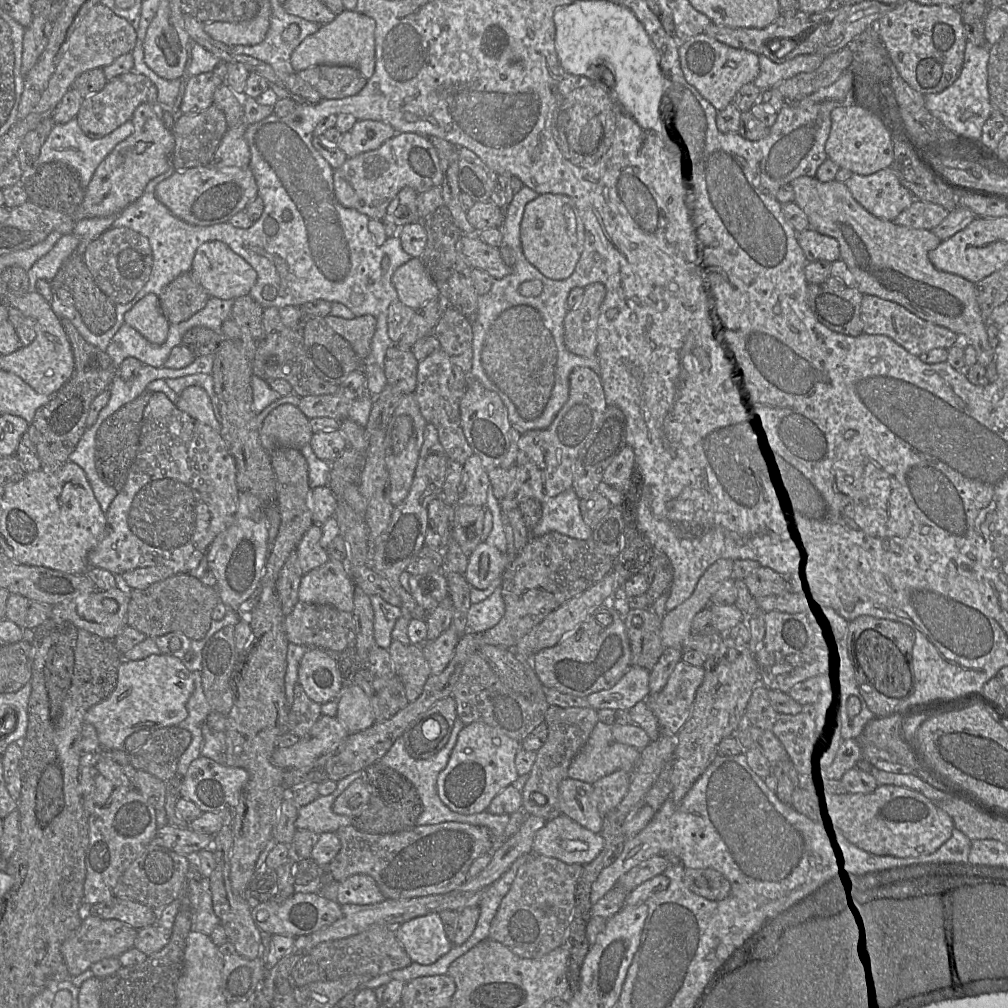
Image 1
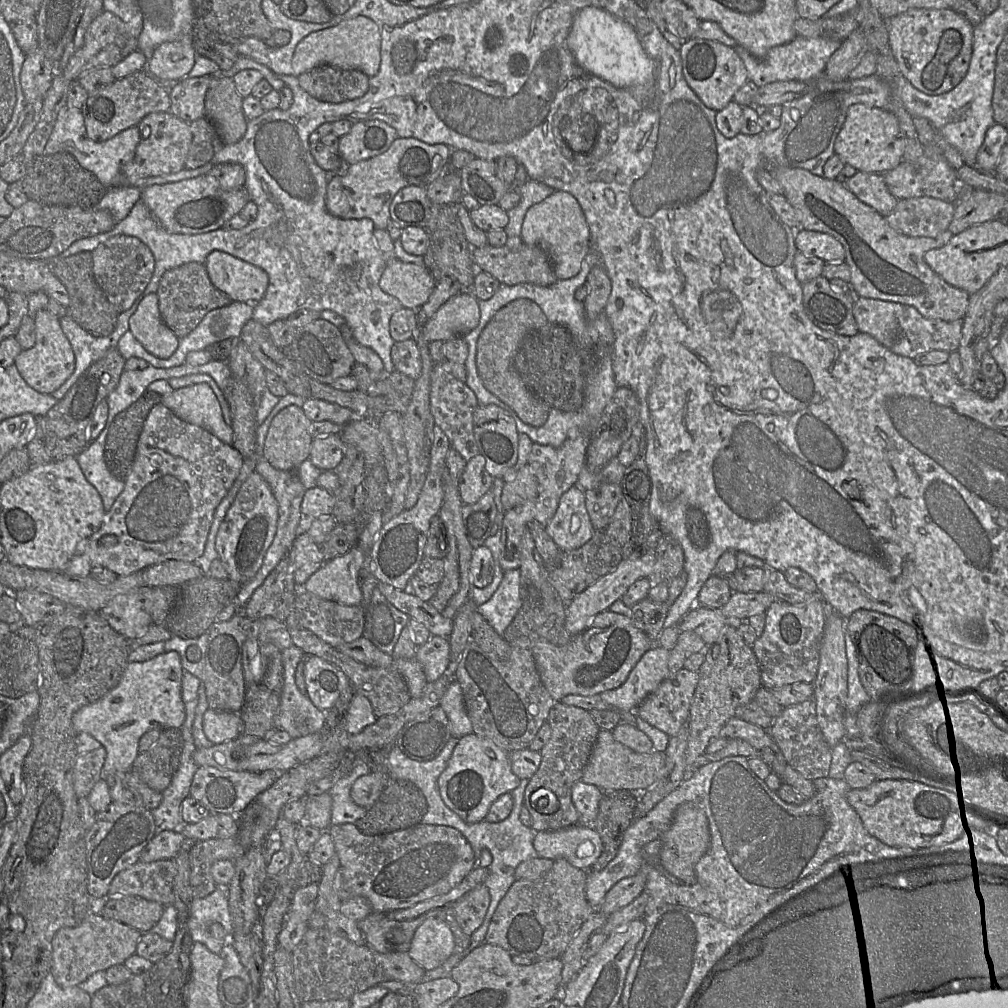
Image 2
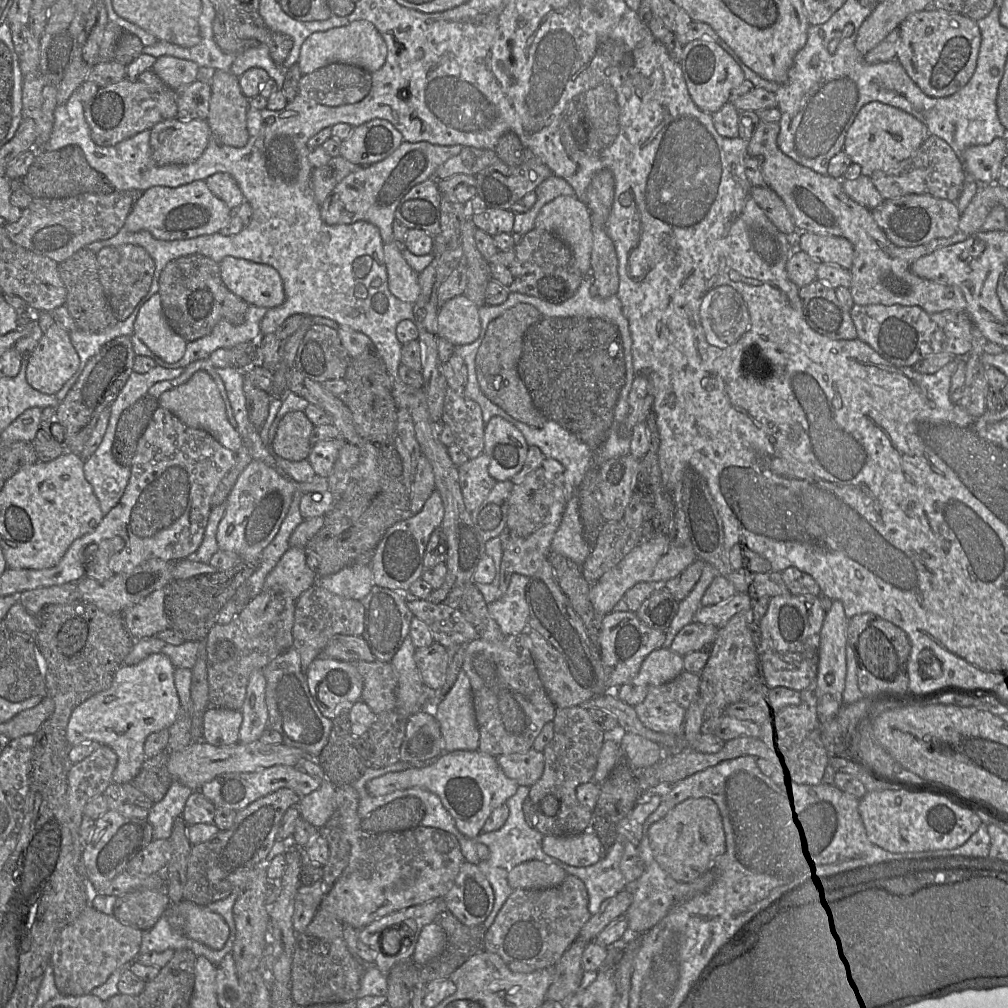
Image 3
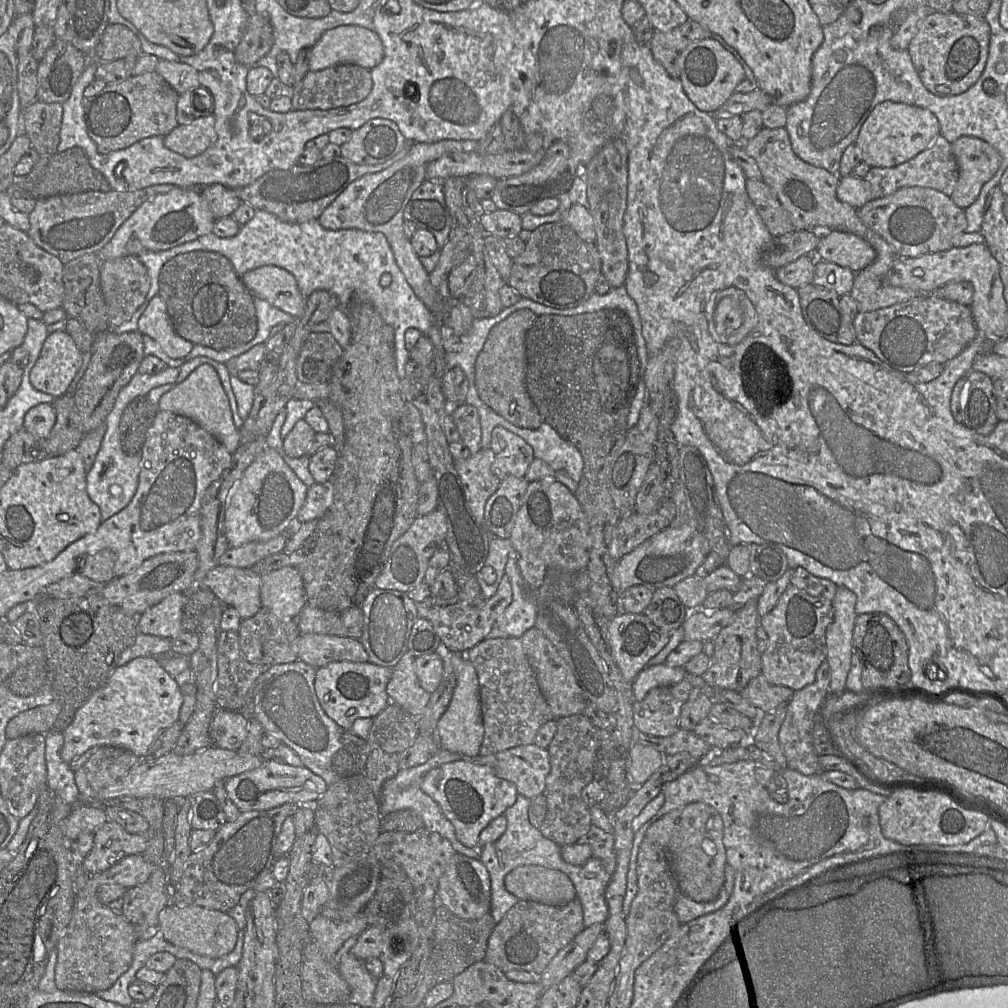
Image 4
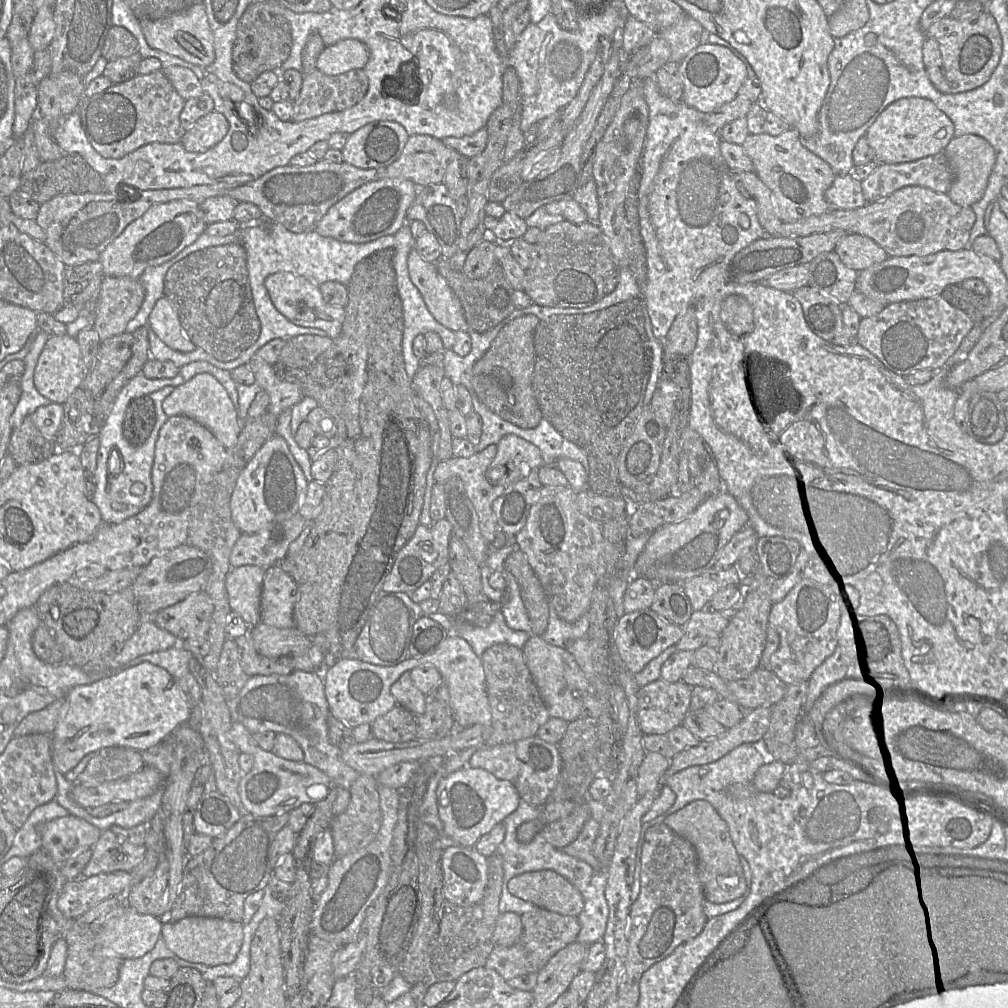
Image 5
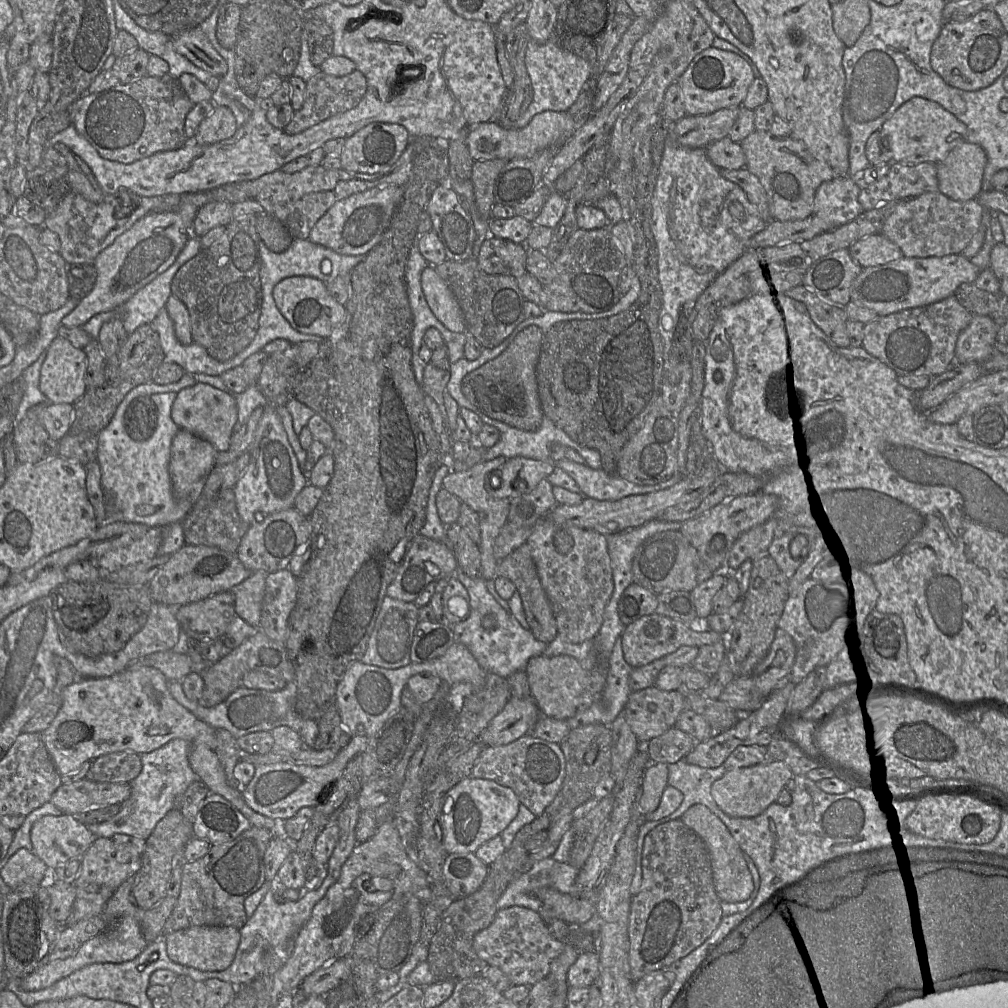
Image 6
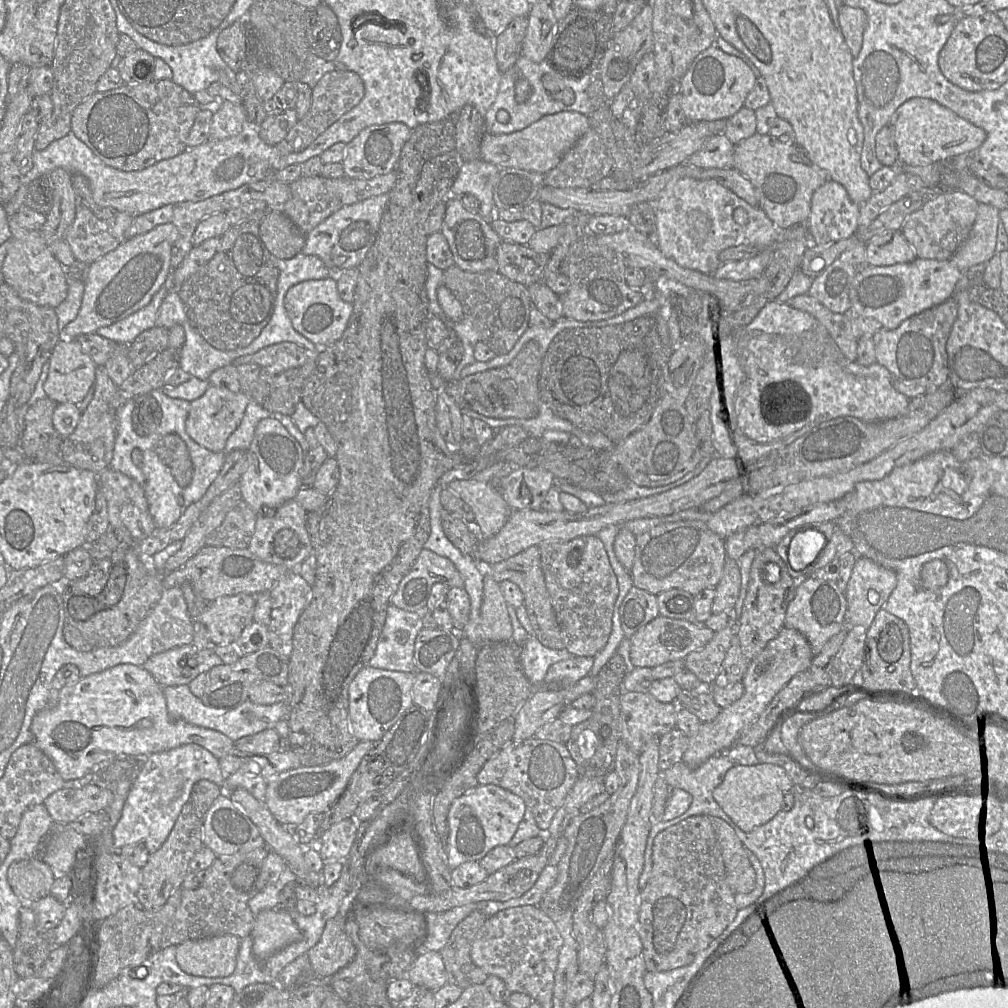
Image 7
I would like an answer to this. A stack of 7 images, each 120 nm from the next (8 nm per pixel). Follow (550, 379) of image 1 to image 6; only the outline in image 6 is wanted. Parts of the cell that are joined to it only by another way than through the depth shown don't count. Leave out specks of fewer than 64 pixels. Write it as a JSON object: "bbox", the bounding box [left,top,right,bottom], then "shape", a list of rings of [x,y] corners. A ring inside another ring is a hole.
{"bbox":[463,326,544,431],"shape":[[[538,326],[523,329],[501,354],[463,378],[464,396],[493,419],[525,431],[538,430],[544,418],[536,375],[542,339],[543,332]]]}

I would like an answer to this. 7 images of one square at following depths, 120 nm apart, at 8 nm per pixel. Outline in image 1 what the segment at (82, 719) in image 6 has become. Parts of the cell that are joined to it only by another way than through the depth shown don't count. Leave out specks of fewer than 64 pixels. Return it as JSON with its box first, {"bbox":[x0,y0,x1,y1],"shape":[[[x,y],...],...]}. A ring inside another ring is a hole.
{"bbox":[84,655,194,750],"shape":[[[150,655],[142,660],[123,660],[118,669],[118,679],[114,691],[104,701],[91,707],[84,716],[84,722],[95,727],[102,749],[123,750],[126,739],[140,730],[178,726],[188,716],[187,702],[194,692],[192,672],[180,659],[173,655]]]}

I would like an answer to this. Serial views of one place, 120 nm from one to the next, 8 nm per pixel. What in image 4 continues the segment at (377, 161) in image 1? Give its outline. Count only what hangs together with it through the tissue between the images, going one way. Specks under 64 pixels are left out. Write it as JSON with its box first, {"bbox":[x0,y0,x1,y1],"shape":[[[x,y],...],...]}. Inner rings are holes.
{"bbox":[317,140,475,316],"shape":[[[440,140],[434,143],[415,143],[402,159],[388,168],[366,174],[352,183],[322,212],[317,219],[327,230],[357,229],[382,233],[394,254],[395,261],[419,300],[436,316],[445,313],[449,303],[440,296],[429,280],[429,273],[414,252],[410,240],[403,231],[403,211],[413,192],[426,180],[425,170],[429,162],[450,153],[475,151],[475,140]]]}

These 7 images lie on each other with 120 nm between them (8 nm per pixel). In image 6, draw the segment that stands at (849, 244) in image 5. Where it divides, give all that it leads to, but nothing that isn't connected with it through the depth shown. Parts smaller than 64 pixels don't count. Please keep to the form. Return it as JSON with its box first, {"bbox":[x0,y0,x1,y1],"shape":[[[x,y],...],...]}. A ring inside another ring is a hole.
{"bbox":[848,233,904,268],"shape":[[[882,233],[857,240],[848,250],[851,257],[862,268],[890,263],[904,257],[899,246]]]}

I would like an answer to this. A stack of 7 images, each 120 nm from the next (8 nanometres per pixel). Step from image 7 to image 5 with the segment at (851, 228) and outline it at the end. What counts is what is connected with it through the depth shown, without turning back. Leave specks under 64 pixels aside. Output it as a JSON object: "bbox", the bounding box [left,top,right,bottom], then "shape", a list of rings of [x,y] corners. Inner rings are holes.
{"bbox":[825,171,868,210],"shape":[[[853,171],[846,175],[837,175],[825,191],[825,198],[831,209],[849,210],[868,203],[862,191],[861,181],[853,175]]]}

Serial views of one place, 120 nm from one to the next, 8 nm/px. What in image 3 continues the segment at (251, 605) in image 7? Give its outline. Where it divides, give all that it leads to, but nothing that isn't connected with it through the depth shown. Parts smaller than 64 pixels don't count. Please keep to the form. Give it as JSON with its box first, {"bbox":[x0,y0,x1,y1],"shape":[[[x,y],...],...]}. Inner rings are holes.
{"bbox":[123,589,169,639],"shape":[[[159,589],[123,611],[126,626],[135,639],[156,636],[169,628],[164,608],[165,590]]]}

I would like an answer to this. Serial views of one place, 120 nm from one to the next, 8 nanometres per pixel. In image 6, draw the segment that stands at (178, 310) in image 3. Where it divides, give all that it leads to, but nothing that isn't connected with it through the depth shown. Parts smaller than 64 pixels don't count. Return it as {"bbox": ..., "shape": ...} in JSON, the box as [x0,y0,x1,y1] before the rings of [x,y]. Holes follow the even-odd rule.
{"bbox":[171,216,263,362],"shape":[[[256,216],[232,220],[224,236],[207,249],[184,263],[171,282],[171,295],[186,306],[193,342],[202,346],[214,359],[225,362],[242,352],[255,338],[259,328],[263,295],[260,279],[260,237],[256,231]]]}

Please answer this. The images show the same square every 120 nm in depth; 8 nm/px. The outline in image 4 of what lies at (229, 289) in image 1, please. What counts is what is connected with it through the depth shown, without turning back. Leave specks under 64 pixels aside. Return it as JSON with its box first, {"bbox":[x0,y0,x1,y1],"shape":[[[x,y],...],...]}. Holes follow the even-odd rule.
{"bbox":[241,266,307,319],"shape":[[[261,266],[244,273],[241,281],[254,298],[263,299],[296,319],[304,314],[307,297],[300,292],[295,277],[285,269]]]}

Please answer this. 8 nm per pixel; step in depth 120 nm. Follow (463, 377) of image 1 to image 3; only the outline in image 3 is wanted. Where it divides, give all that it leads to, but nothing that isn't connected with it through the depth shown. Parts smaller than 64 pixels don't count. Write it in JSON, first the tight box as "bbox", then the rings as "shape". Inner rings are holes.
{"bbox":[440,387,485,459],"shape":[[[447,387],[440,421],[450,427],[454,443],[469,459],[483,452],[485,425],[482,410],[476,401],[463,394],[463,390]]]}

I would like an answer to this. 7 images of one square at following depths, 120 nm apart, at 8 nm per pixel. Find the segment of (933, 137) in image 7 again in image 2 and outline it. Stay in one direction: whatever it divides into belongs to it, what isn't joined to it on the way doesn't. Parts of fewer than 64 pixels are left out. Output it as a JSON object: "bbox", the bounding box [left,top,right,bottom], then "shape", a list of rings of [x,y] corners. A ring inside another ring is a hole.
{"bbox":[834,104,906,173],"shape":[[[853,104],[834,142],[834,154],[857,171],[886,173],[903,160],[906,137],[902,133],[897,117],[884,109],[864,104]]]}

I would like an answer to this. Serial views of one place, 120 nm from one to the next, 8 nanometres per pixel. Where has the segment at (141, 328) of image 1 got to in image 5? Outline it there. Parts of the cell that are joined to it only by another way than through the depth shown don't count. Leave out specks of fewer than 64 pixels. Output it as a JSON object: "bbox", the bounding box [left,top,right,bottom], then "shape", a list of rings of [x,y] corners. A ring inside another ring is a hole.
{"bbox":[148,297,196,353],"shape":[[[166,297],[156,301],[148,318],[148,326],[173,350],[187,353],[196,348],[186,336],[177,311]]]}

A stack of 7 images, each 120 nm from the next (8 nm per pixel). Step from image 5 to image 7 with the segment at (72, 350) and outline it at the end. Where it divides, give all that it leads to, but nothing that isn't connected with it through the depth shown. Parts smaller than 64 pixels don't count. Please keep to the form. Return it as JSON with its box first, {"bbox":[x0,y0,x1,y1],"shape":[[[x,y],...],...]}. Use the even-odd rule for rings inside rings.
{"bbox":[43,338,96,404],"shape":[[[62,338],[49,358],[49,373],[43,385],[46,397],[57,404],[80,404],[95,381],[96,364],[81,350],[75,339]]]}

